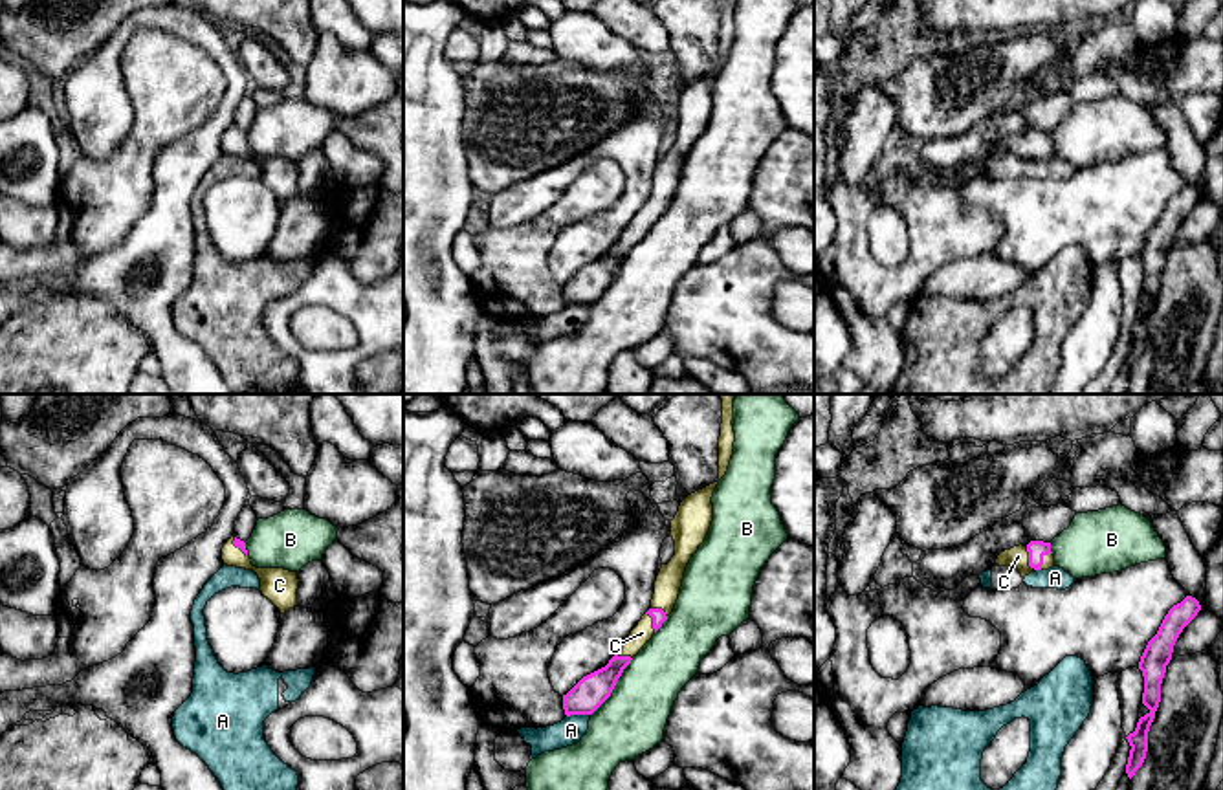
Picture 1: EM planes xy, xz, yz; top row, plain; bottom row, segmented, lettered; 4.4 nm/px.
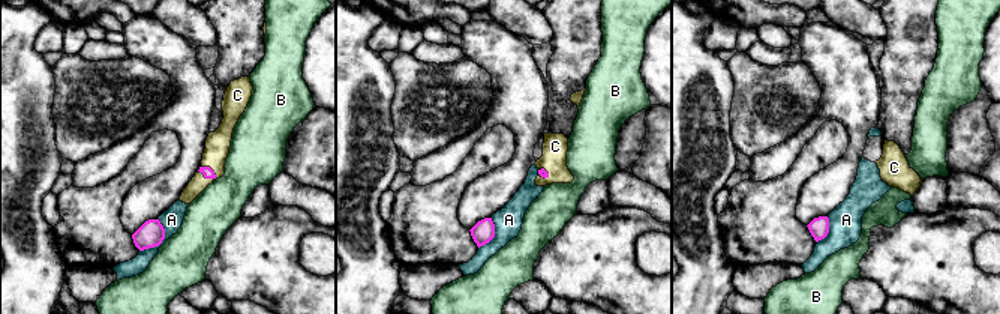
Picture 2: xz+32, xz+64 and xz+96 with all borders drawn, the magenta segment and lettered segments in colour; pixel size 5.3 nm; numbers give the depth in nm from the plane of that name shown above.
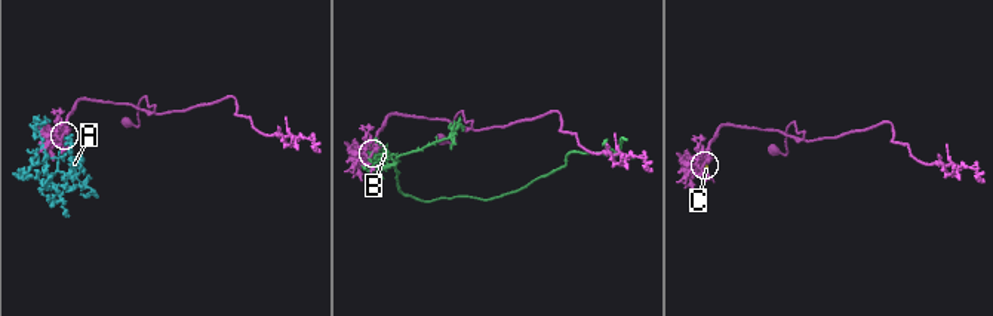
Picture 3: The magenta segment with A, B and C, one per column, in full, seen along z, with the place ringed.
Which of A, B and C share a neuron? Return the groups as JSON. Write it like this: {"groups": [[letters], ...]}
{"groups": [["A"], ["B"], ["C"]]}

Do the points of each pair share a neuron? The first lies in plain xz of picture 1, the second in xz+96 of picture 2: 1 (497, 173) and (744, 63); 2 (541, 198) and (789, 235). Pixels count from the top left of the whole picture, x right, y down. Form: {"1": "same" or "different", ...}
{"1": "same", "2": "different"}

